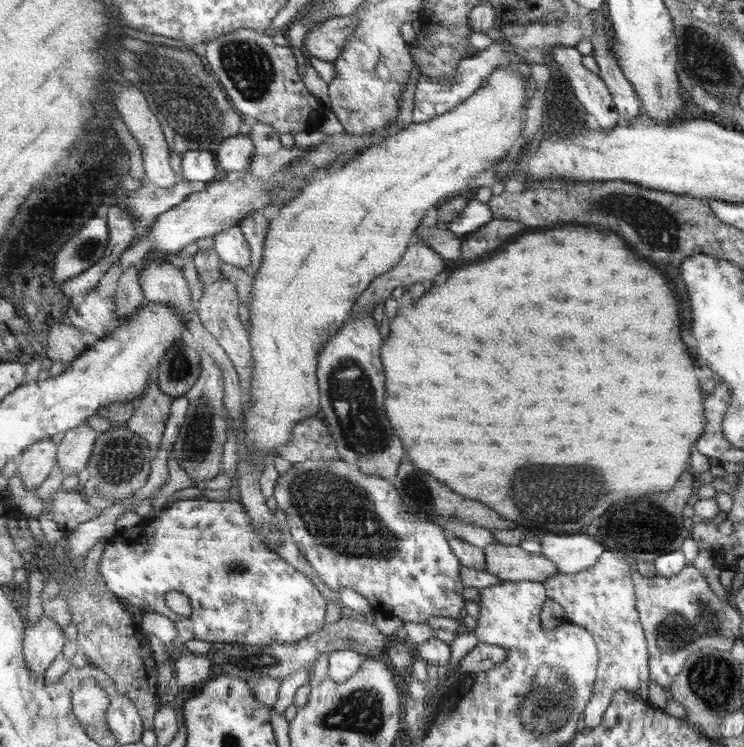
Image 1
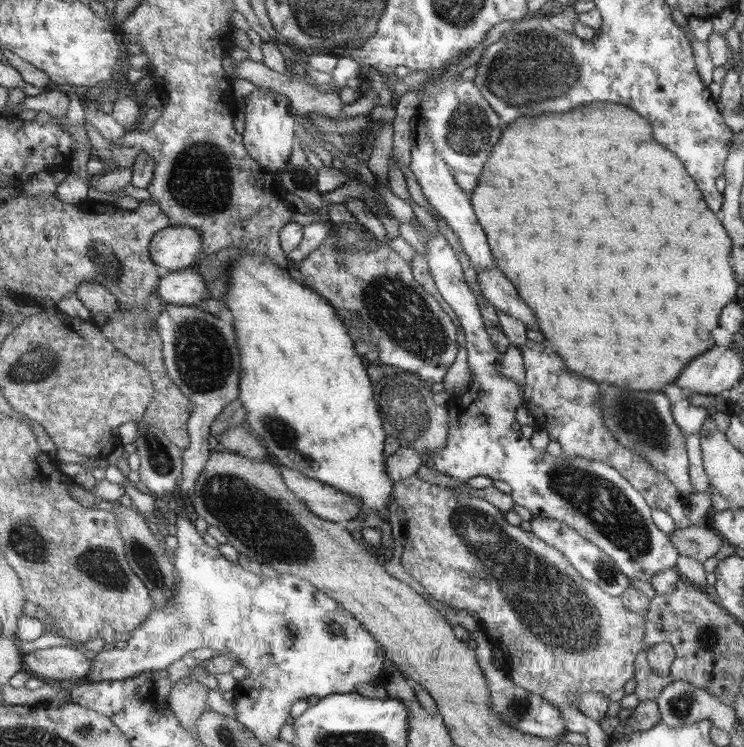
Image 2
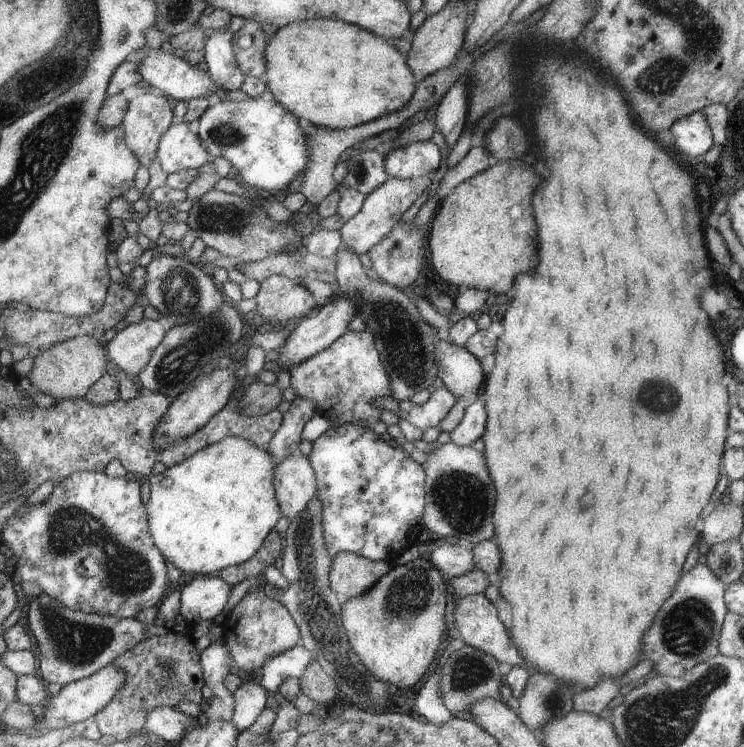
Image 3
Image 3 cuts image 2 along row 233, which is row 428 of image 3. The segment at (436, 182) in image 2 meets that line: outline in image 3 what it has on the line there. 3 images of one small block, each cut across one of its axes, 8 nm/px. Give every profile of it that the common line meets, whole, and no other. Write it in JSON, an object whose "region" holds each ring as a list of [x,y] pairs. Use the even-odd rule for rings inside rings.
{"region":[[[481,391],[467,408],[463,422],[450,432],[451,442],[459,446],[470,446],[475,440],[479,440],[485,434],[485,424],[487,424],[487,392]]]}

